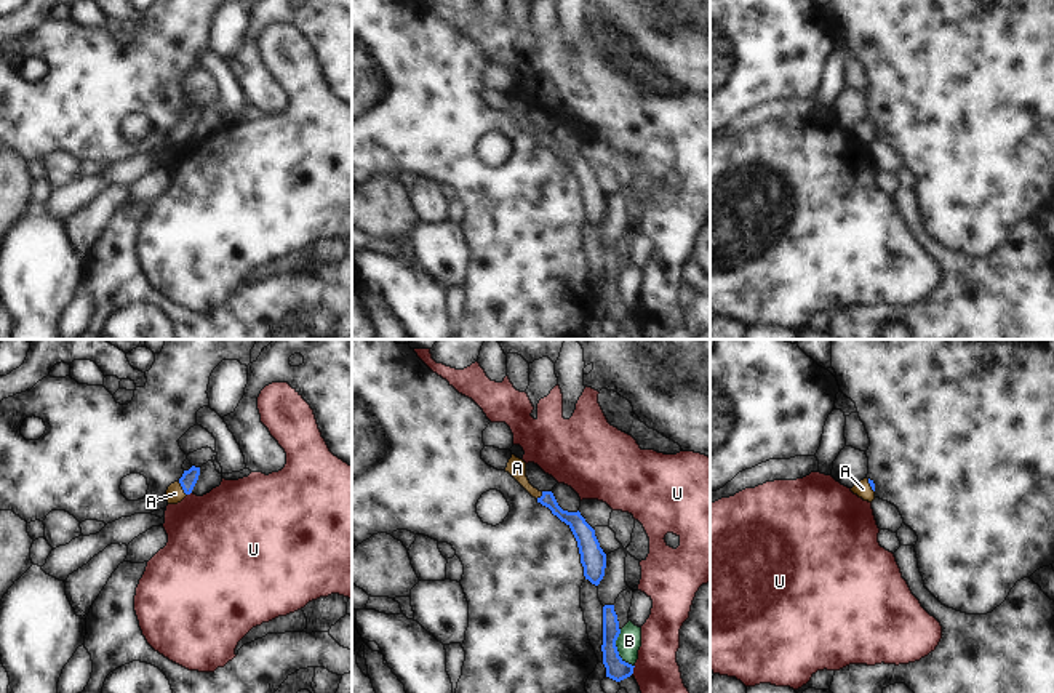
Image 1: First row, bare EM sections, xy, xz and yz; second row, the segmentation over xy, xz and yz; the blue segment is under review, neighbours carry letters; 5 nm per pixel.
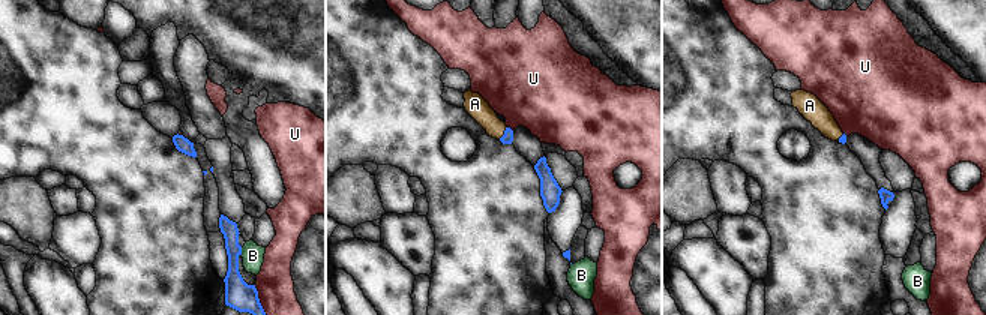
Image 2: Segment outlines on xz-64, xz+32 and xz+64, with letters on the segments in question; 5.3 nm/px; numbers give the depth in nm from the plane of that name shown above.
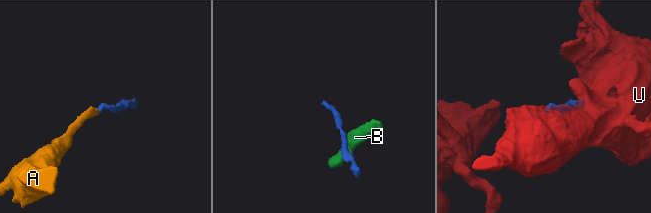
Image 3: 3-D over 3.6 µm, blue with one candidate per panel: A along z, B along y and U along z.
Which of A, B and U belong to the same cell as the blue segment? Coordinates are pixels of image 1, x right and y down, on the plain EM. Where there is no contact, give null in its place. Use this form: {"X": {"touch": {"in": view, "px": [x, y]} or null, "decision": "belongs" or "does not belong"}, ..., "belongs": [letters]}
{"A": {"touch": {"in": "xy", "px": [183, 130]}, "decision": "belongs"}, "B": {"touch": {"in": "xz", "px": [616, 292]}, "decision": "does not belong"}, "U": {"touch": {"in": "xz", "px": [632, 312]}, "decision": "does not belong"}, "belongs": ["A"]}

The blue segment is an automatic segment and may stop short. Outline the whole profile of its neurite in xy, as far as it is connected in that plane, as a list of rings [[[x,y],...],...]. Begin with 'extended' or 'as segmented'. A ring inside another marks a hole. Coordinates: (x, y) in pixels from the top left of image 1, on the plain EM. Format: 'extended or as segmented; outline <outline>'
extended; outline [[[192,107],[189,112],[184,112],[182,118],[171,125],[166,131],[168,146],[181,144],[187,136],[192,134],[200,117],[200,109]]]

